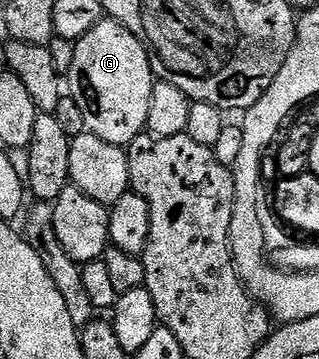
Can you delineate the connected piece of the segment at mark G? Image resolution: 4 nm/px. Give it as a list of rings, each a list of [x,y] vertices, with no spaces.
[[[108,17],[91,29],[82,39],[73,44],[74,60],[67,72],[67,91],[79,105],[83,113],[85,130],[95,137],[103,137],[103,141],[111,141],[111,145],[128,148],[145,130],[147,109],[151,105],[151,93],[155,76],[149,64],[150,54],[142,40],[133,35],[117,20]]]

